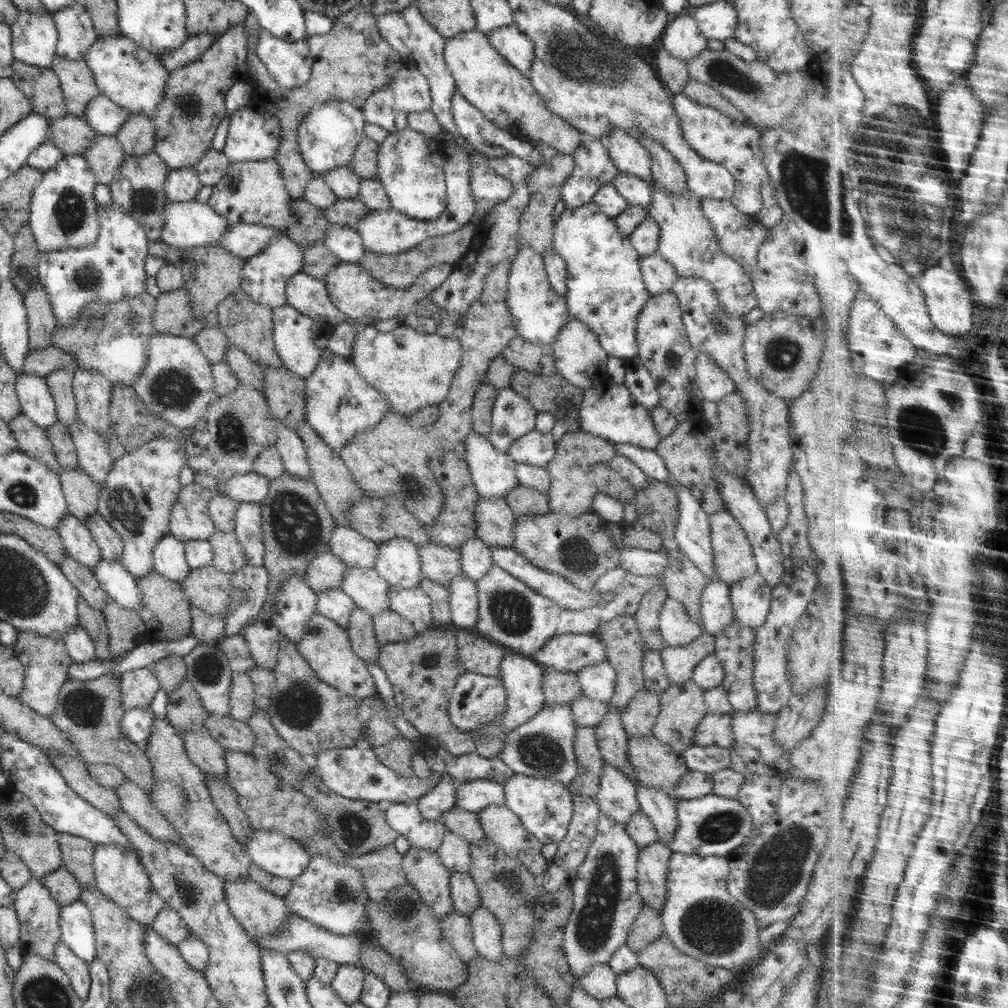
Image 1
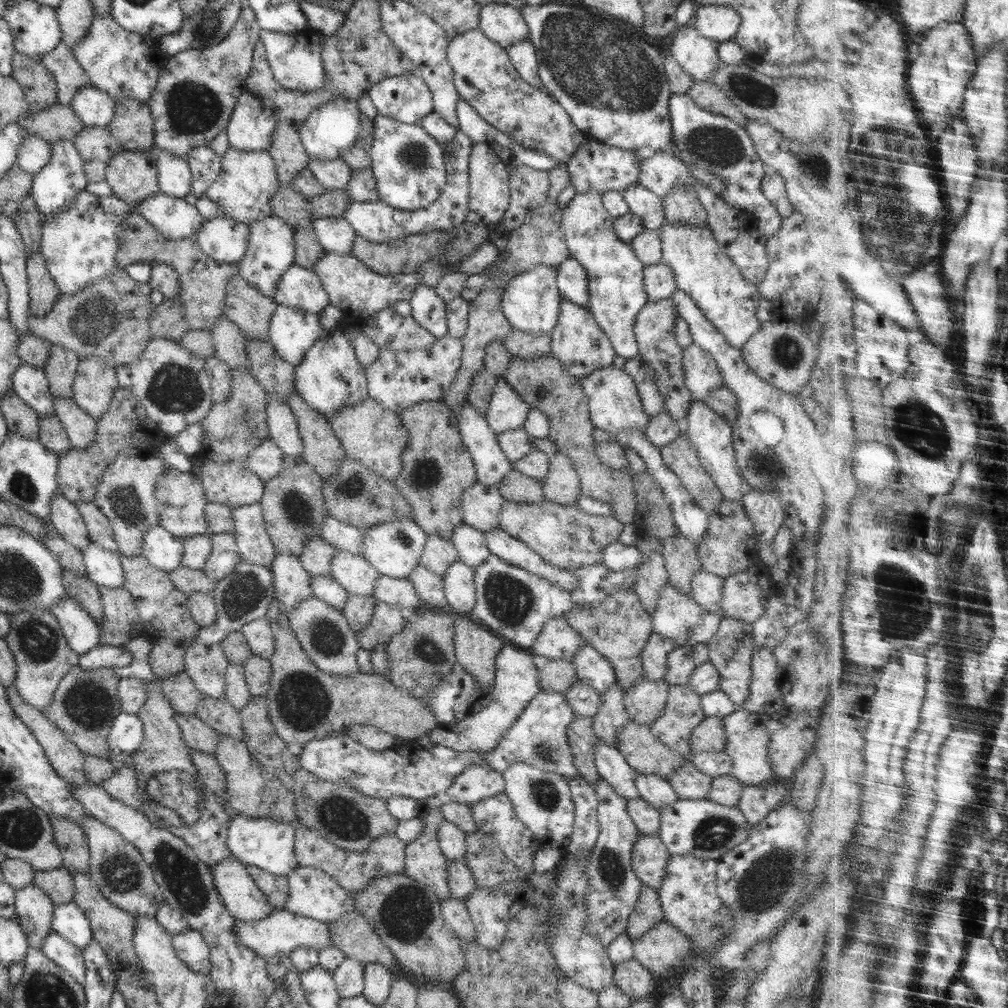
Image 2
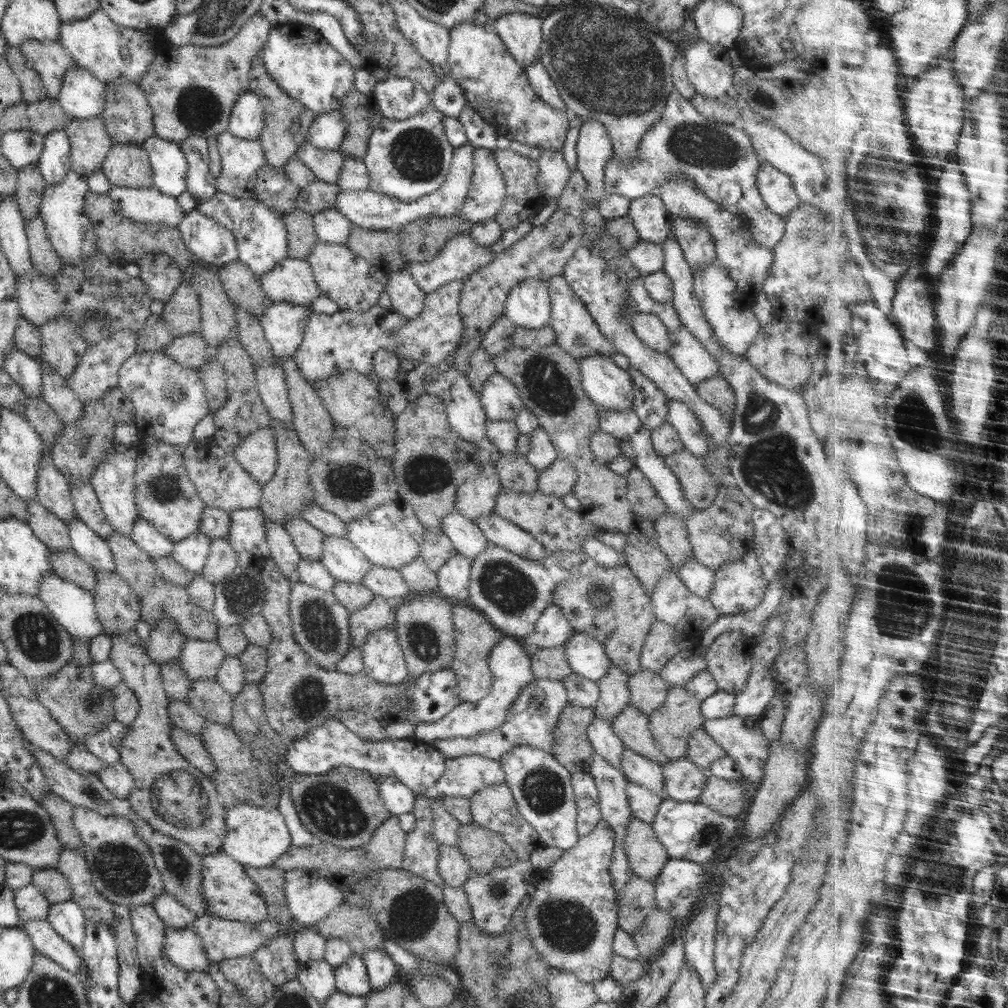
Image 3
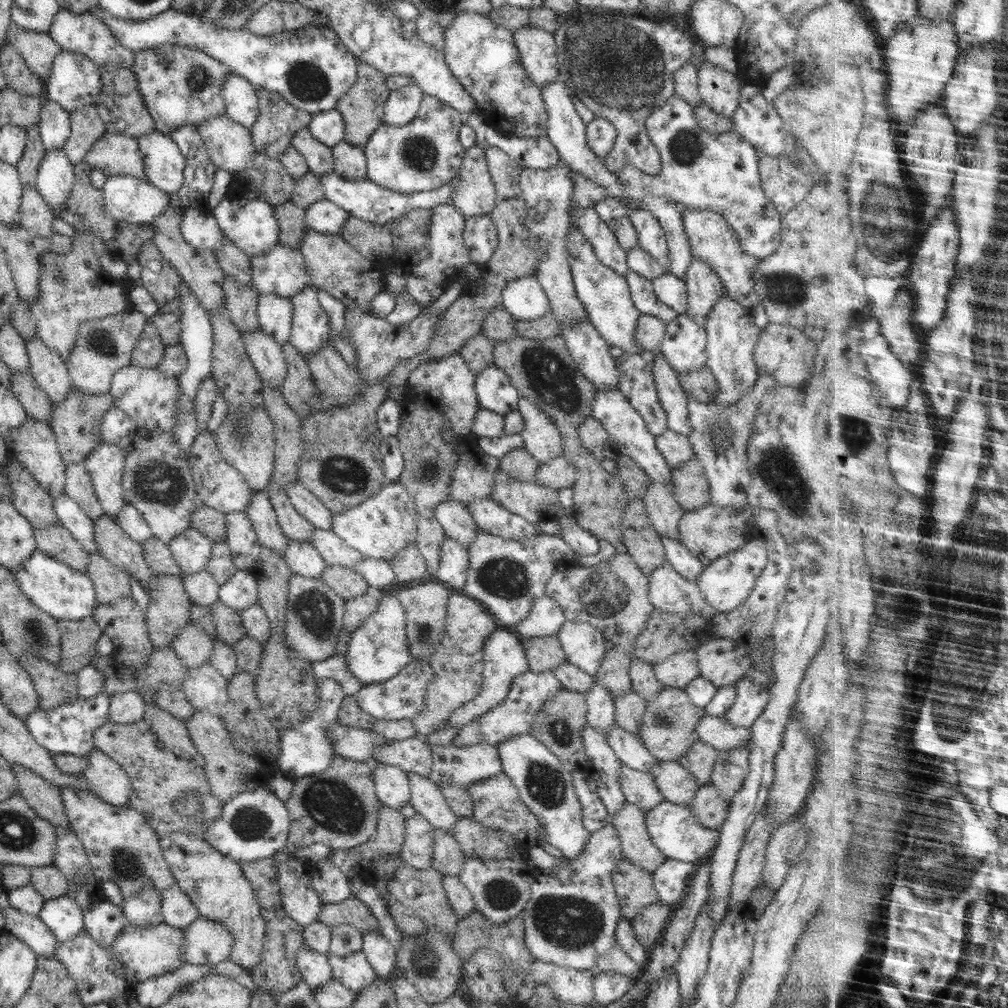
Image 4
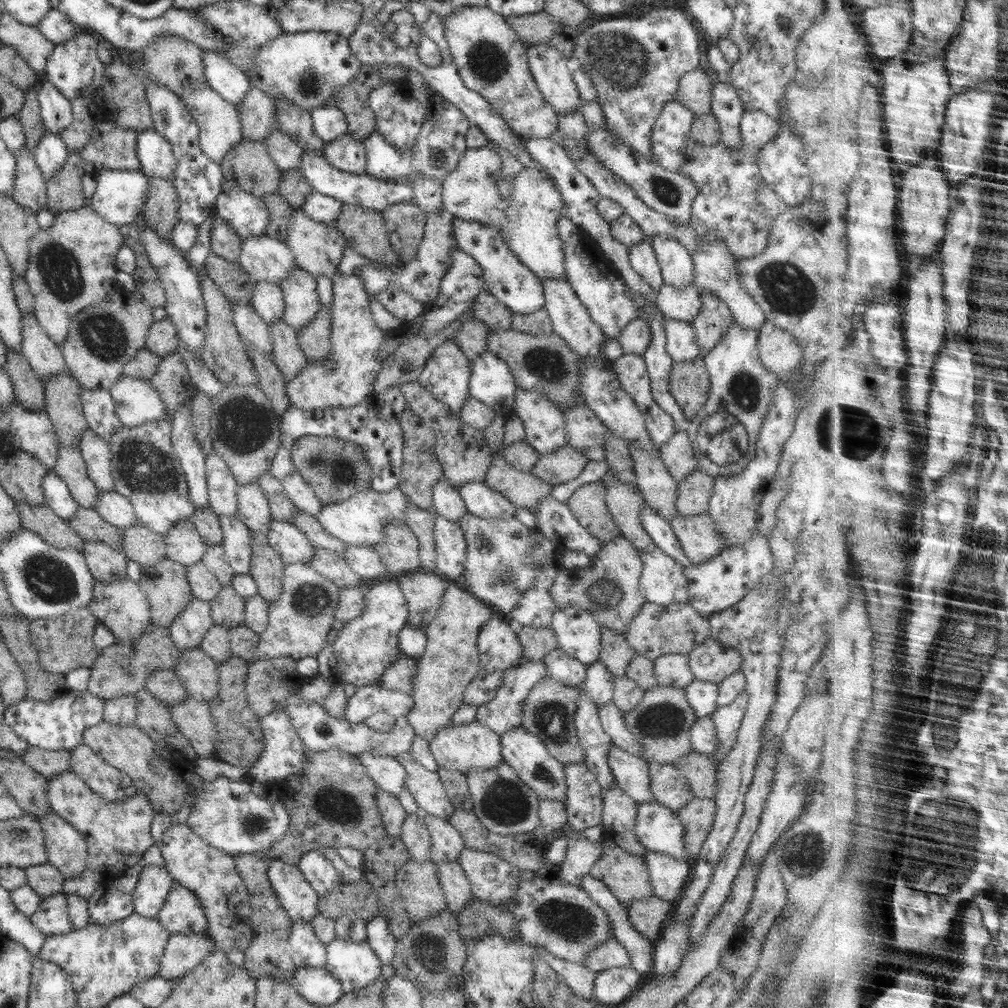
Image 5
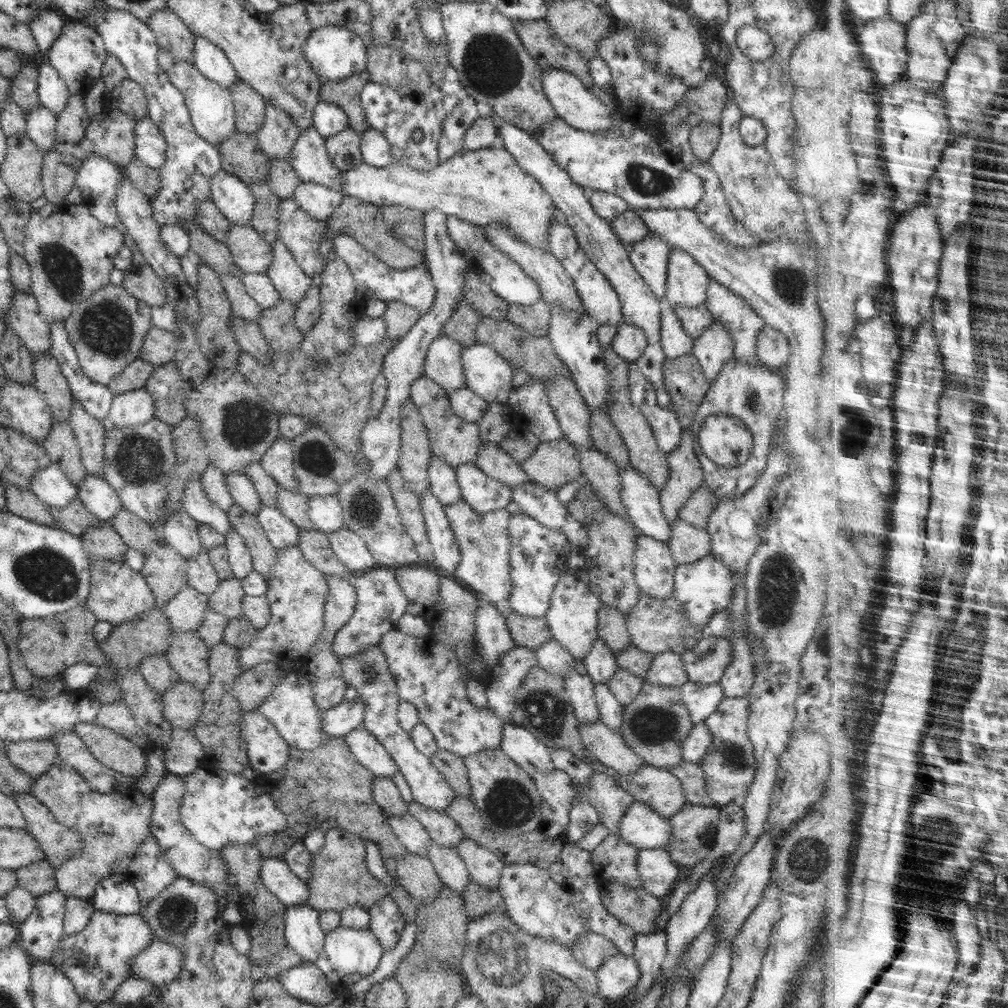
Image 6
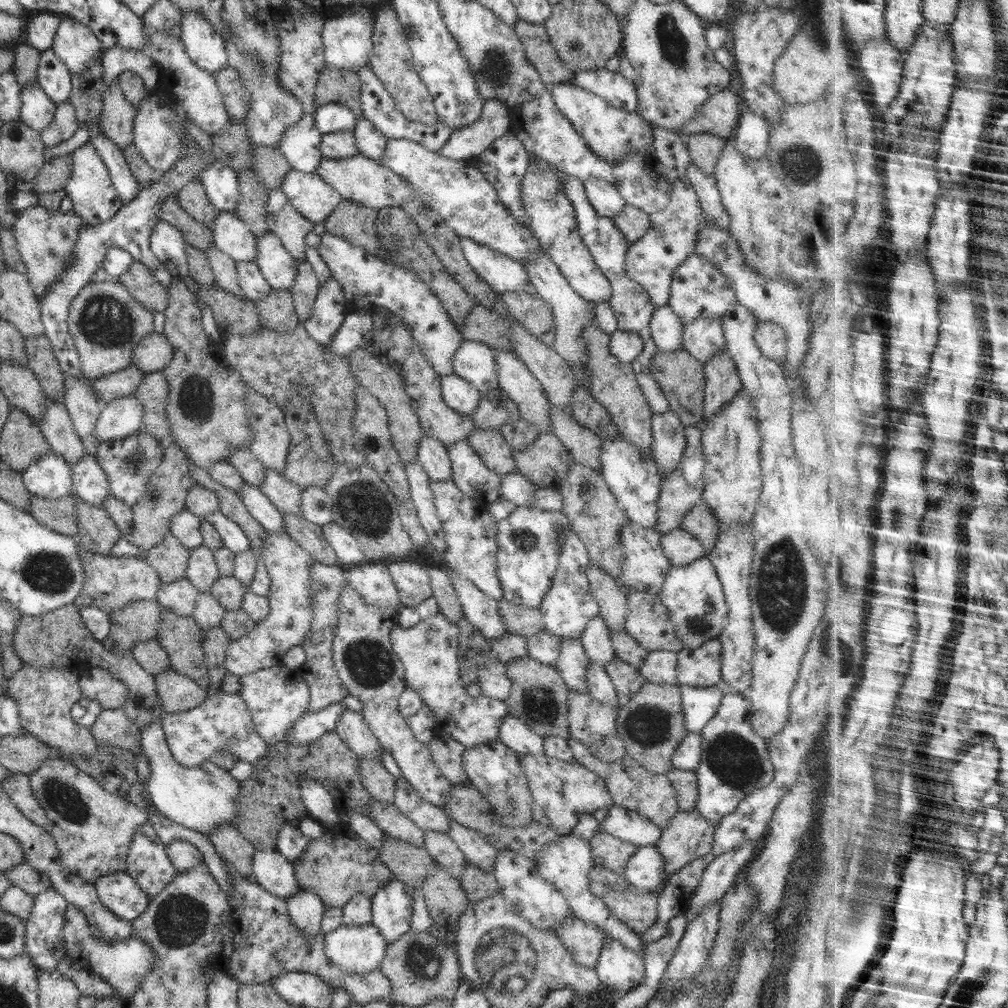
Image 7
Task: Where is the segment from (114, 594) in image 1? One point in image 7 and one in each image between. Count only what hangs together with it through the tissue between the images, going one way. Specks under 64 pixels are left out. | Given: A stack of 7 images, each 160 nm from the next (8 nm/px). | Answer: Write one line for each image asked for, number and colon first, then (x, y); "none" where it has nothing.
2: (104, 568)
3: (92, 548)
4: (70, 515)
5: (58, 497)
6: (49, 484)
7: (50, 477)

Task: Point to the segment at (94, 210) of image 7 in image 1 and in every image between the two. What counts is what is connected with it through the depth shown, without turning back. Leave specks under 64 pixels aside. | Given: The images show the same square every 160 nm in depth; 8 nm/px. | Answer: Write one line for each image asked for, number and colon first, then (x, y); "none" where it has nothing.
1: (187, 225)
2: (174, 218)
3: (149, 205)
4: (125, 198)
5: (119, 198)
6: (98, 178)

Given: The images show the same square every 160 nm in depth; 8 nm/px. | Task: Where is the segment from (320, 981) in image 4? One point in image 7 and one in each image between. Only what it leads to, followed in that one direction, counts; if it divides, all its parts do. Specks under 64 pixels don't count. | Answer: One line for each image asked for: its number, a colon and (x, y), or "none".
5: (306, 950)
6: (304, 935)
7: (305, 909)

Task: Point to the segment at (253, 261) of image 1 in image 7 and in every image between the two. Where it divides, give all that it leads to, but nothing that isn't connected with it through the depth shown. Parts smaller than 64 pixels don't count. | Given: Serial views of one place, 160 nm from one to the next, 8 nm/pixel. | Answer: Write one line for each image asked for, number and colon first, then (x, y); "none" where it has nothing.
2: (270, 252)
3: (261, 239)
4: (250, 224)
5: (246, 214)
6: (233, 198)
7: (220, 182)

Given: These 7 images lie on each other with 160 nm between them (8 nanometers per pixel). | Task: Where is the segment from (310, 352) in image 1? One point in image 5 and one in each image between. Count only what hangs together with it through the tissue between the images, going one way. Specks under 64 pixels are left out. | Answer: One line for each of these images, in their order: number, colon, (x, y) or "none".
2: (292, 331)
3: (283, 323)
4: (275, 313)
5: (267, 300)

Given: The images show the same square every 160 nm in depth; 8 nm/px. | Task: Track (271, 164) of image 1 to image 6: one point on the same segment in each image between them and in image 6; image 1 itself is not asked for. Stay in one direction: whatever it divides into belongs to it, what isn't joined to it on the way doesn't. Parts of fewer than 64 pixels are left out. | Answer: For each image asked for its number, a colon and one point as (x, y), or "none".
2: (248, 179)
3: (241, 159)
4: (229, 144)
5: (220, 130)
6: (211, 108)

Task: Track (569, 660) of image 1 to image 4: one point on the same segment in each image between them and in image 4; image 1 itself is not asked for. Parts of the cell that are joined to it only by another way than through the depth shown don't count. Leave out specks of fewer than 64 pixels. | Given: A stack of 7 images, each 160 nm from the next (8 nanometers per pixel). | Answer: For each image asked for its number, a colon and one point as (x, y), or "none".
2: (558, 640)
3: (552, 629)
4: (545, 618)

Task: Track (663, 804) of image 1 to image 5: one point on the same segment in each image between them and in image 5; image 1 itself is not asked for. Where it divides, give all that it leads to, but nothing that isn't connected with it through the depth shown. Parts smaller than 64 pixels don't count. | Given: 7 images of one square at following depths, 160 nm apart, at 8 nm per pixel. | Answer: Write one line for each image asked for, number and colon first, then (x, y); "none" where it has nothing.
2: (658, 792)
3: (637, 769)
4: (629, 749)
5: (612, 721)

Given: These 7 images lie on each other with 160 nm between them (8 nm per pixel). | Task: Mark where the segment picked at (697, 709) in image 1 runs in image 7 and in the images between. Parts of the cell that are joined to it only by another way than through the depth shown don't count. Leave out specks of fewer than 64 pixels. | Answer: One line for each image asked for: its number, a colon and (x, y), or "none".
2: (682, 714)
3: (671, 725)
4: (667, 730)
5: (660, 723)
6: (654, 726)
7: (651, 723)

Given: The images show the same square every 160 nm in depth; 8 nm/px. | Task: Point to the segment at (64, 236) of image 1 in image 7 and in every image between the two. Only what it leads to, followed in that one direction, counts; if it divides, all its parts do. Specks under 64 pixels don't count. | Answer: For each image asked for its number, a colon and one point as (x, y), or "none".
2: (54, 188)
3: (54, 163)
4: (54, 127)
5: (55, 110)
6: (53, 94)
7: (53, 76)

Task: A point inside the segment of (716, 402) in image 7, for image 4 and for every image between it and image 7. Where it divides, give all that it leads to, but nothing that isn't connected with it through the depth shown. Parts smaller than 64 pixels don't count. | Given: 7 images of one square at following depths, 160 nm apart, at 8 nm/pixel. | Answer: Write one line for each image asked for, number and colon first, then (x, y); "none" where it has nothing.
4: (704, 289)
5: (710, 326)
6: (713, 349)

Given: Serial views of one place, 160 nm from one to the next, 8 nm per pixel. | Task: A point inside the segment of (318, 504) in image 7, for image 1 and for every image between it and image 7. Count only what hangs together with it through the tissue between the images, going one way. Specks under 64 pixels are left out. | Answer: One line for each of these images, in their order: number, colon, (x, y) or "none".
1: (398, 562)
2: (393, 548)
3: (389, 535)
4: (380, 527)
5: (361, 520)
6: (325, 512)

